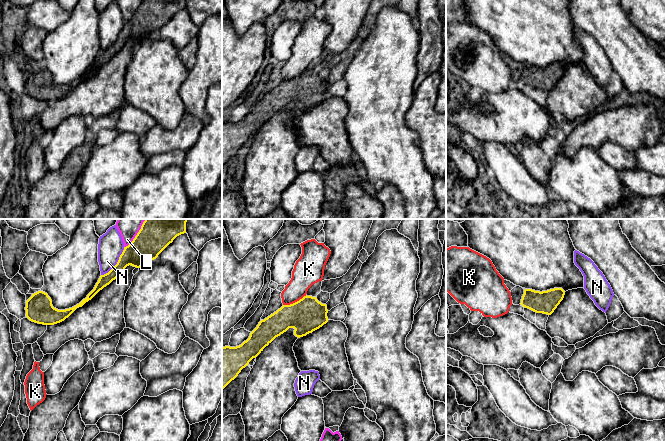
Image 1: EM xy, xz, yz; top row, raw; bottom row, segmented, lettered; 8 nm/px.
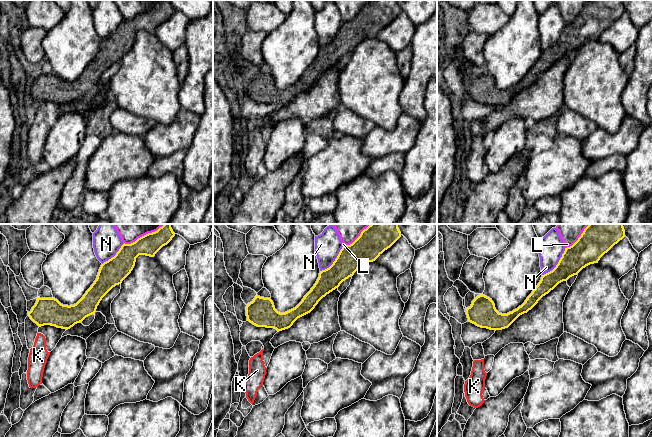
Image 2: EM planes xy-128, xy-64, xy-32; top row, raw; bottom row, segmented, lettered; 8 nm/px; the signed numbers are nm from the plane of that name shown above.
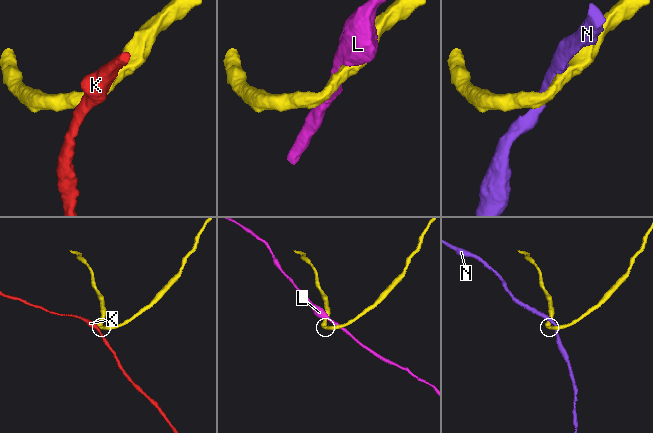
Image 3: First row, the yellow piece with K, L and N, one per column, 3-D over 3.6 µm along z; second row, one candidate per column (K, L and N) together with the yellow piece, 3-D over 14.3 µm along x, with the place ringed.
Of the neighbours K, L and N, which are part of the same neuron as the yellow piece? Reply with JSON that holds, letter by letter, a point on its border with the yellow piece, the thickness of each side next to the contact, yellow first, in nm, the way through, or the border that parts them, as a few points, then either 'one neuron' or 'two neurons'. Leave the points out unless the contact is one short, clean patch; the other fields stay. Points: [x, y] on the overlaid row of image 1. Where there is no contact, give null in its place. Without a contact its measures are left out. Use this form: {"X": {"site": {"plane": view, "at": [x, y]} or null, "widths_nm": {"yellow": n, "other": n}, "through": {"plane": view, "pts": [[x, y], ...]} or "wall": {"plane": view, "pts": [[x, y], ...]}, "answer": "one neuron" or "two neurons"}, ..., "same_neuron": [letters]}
{"K": {"site": {"plane": "xz", "at": [295, 302]}, "widths_nm": {"yellow": 280, "other": 200}, "wall": {"plane": "xz", "pts": [[306, 295], [292, 303], [283, 305]]}, "answer": "two neurons"}, "L": {"site": {"plane": "xy", "at": [137, 234]}, "widths_nm": {"yellow": 320, "other": 200}, "answer": "two neurons"}, "N": {"site": {"plane": "xy", "at": [117, 263]}, "widths_nm": {"yellow": 220, "other": 200}, "answer": "two neurons"}, "same_neuron": []}

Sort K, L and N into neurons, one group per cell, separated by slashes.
K / L / N

